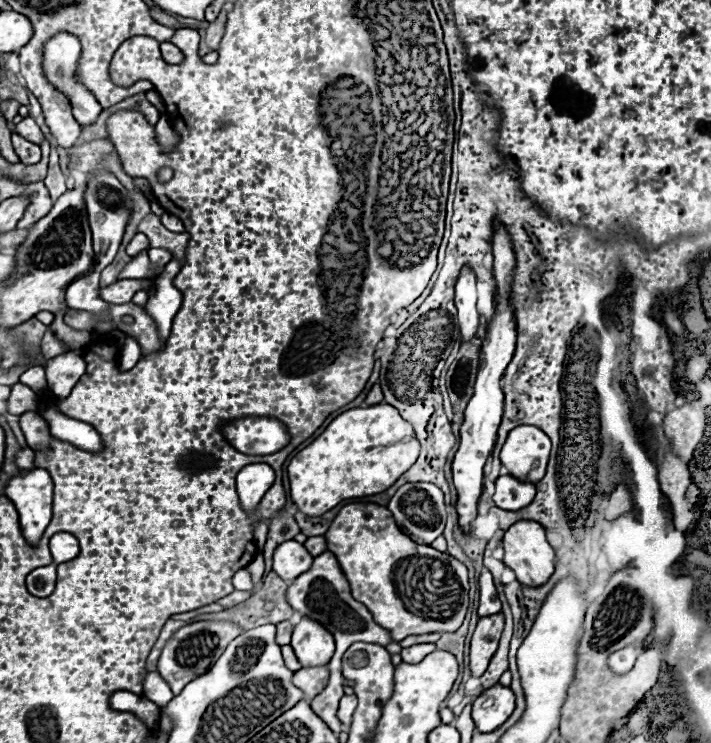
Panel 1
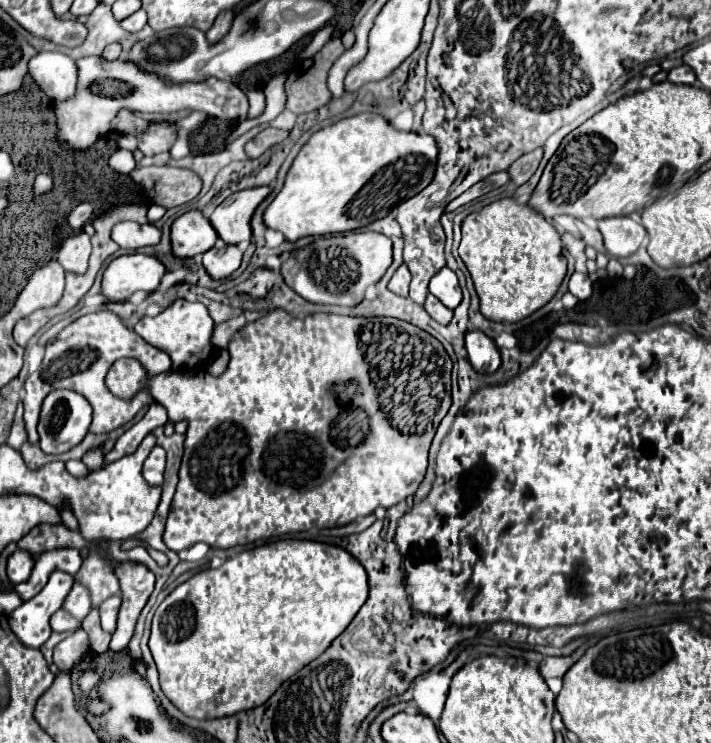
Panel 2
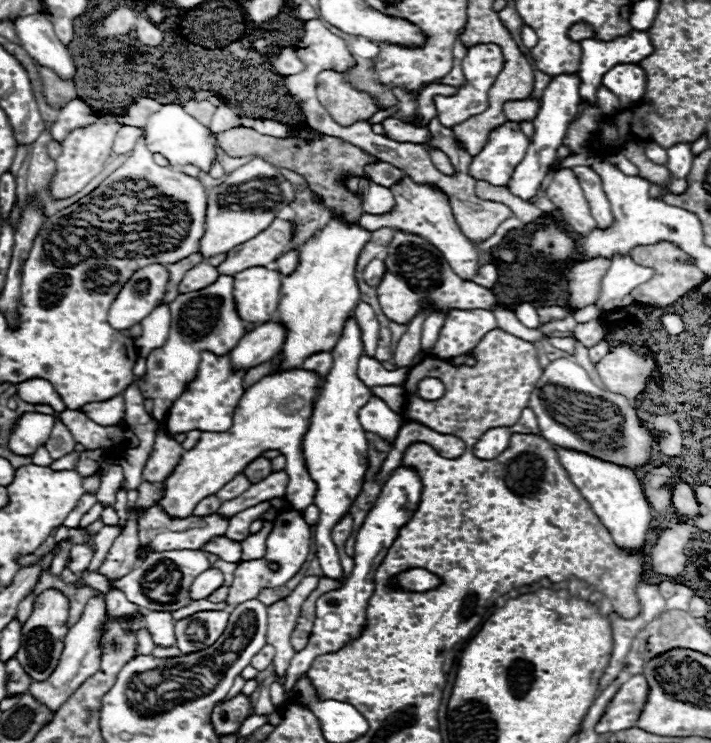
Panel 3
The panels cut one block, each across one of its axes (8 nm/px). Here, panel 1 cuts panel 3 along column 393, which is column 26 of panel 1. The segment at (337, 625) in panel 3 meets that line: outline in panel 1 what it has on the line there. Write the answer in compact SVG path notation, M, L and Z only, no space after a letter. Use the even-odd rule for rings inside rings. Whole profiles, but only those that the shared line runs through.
M44 468L22 472L6 486L6 496L14 502L20 516L20 530L28 544L36 546L52 518L54 484Z

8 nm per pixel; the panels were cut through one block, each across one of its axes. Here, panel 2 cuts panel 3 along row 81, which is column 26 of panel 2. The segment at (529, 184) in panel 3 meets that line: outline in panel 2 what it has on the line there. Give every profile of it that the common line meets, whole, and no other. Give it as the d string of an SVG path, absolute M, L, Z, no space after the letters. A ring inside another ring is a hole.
M16 550L16 552L8 558L8 580L12 582L12 586L28 580L32 568L34 568L32 554L26 552L26 550Z

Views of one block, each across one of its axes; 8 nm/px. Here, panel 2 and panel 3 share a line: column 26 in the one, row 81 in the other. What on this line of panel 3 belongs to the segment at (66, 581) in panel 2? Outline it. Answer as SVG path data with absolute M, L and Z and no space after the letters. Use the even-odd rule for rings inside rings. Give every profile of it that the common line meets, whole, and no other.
M616 64L602 76L602 86L622 100L622 108L638 104L646 92L646 72L640 64Z

